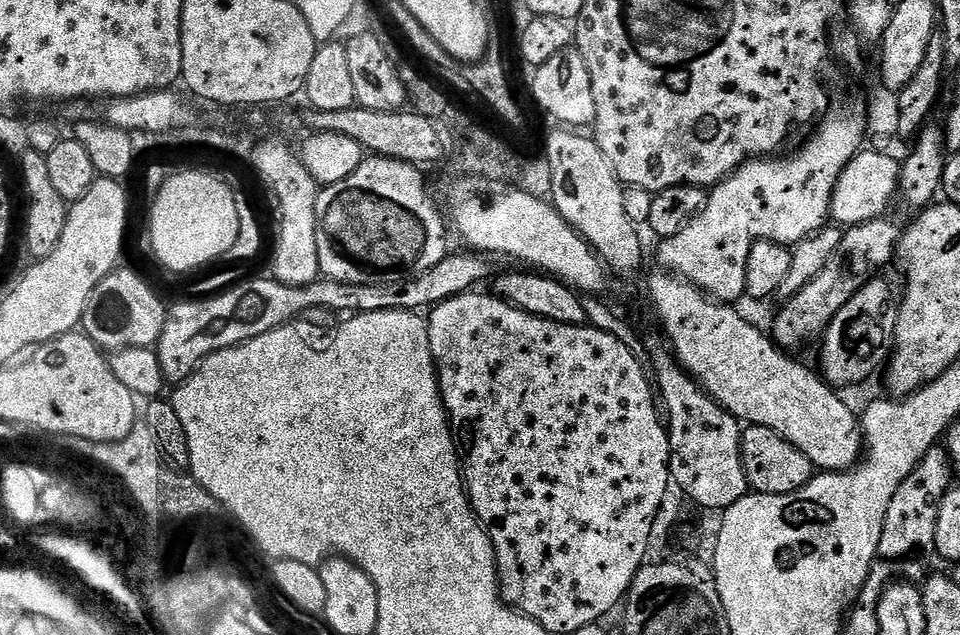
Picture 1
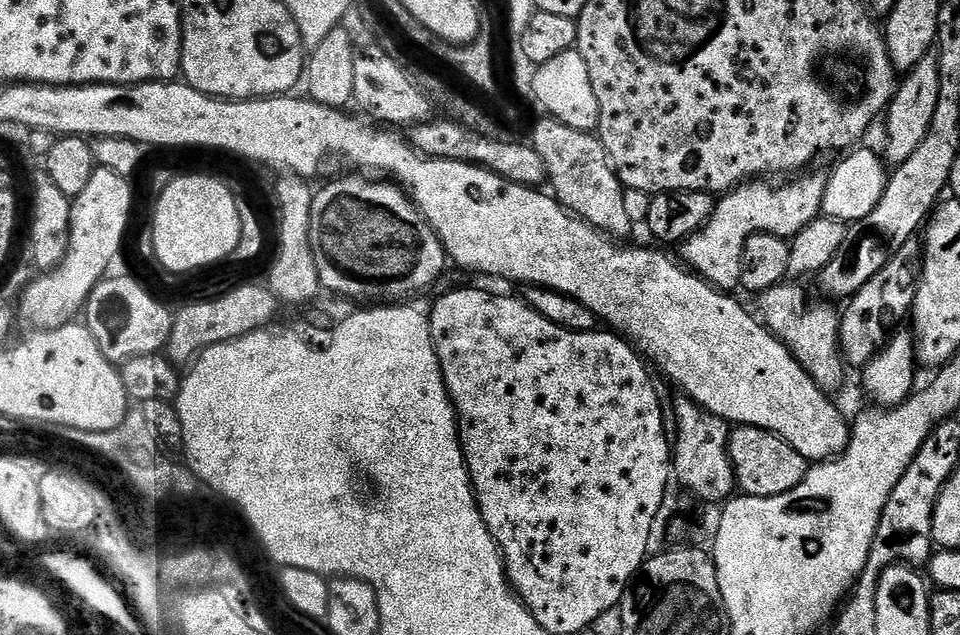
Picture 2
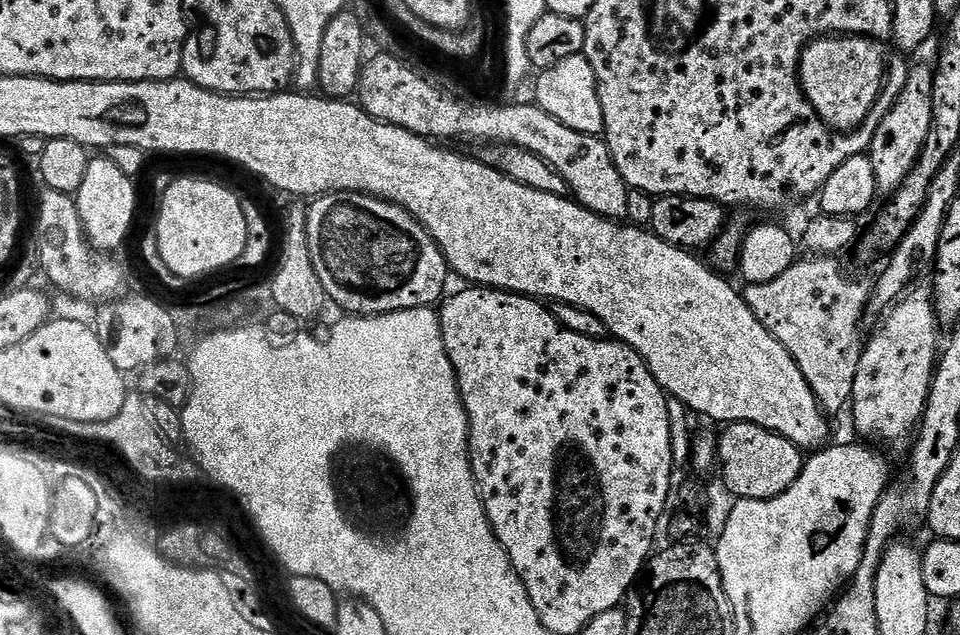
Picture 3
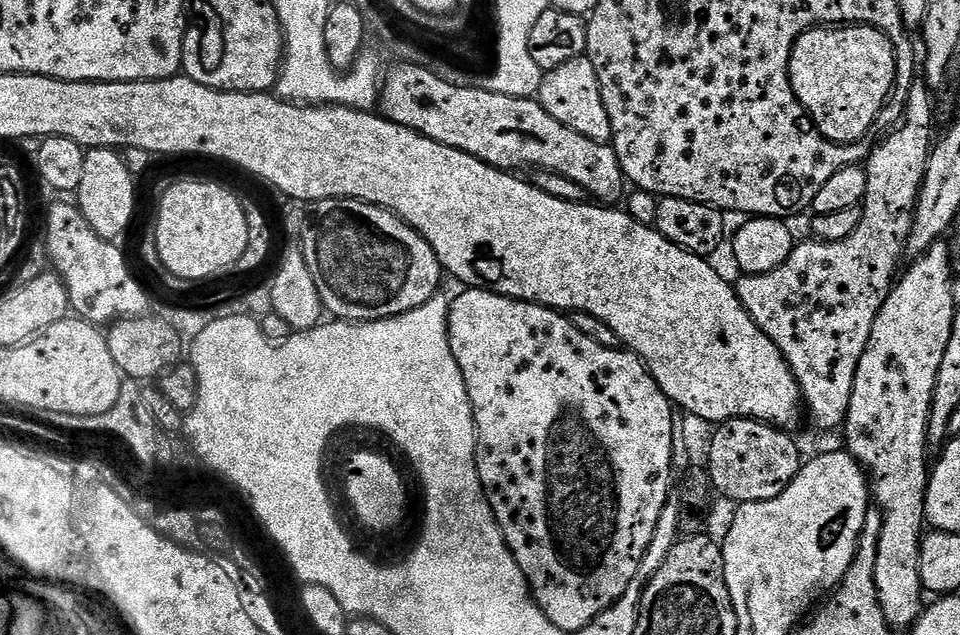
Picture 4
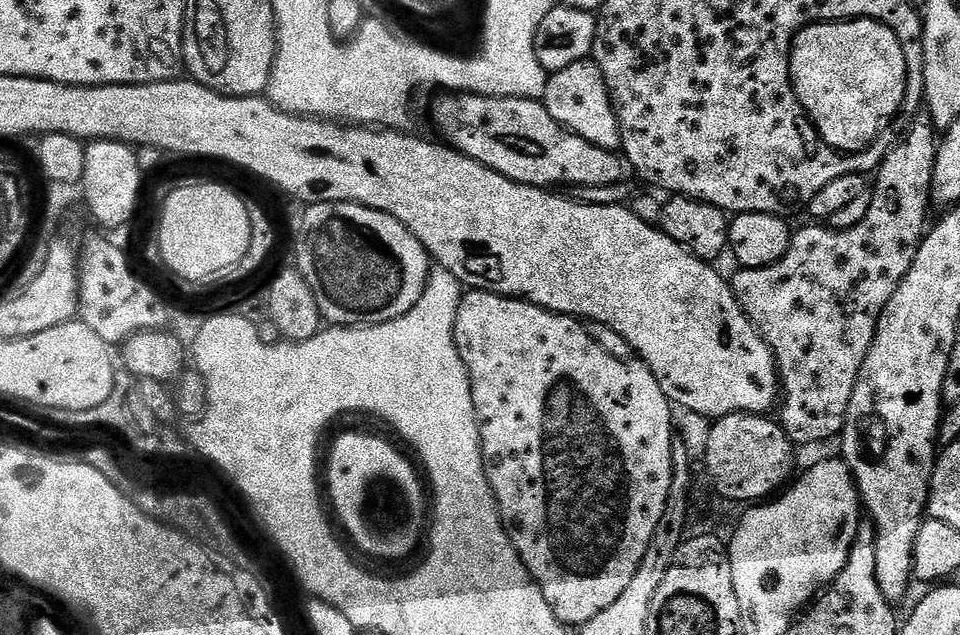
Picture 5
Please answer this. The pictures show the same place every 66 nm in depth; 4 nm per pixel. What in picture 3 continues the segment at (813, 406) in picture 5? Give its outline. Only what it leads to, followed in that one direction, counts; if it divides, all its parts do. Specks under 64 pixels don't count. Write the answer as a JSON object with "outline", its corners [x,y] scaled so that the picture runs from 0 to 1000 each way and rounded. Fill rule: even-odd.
{"outline":[[[951,99],[946,110],[944,135],[935,148],[935,161],[919,189],[919,198],[910,211],[910,224],[902,244],[908,257],[908,272],[913,301],[918,310],[927,312],[944,287],[944,274],[952,268],[960,230],[965,230],[965,211],[969,211],[969,186],[973,186],[973,123],[972,109],[963,101]],[[846,400],[841,405],[830,408],[828,416],[823,419],[823,425],[819,425],[819,431],[815,431],[811,438],[806,438],[806,444],[798,444],[797,447],[781,447],[774,455],[773,465],[775,474],[781,482],[781,488],[790,501],[790,507],[794,507],[794,513],[798,513],[798,520],[802,520],[802,526],[806,526],[806,532],[810,532],[810,539],[815,539],[815,545],[819,545],[819,551],[823,557],[823,564],[827,564],[827,570],[831,570],[831,583],[835,583],[835,589],[840,595],[840,602],[844,608],[844,614],[848,614],[850,631],[854,635],[854,641],[859,650],[875,649],[884,641],[888,635],[888,616],[890,614],[890,595],[894,589],[894,570],[898,553],[898,529],[896,535],[896,509],[902,504],[904,488],[904,476],[906,471],[905,449],[900,449],[898,443],[891,441],[890,436],[883,435],[883,428],[874,416],[872,405],[867,400]]]}

